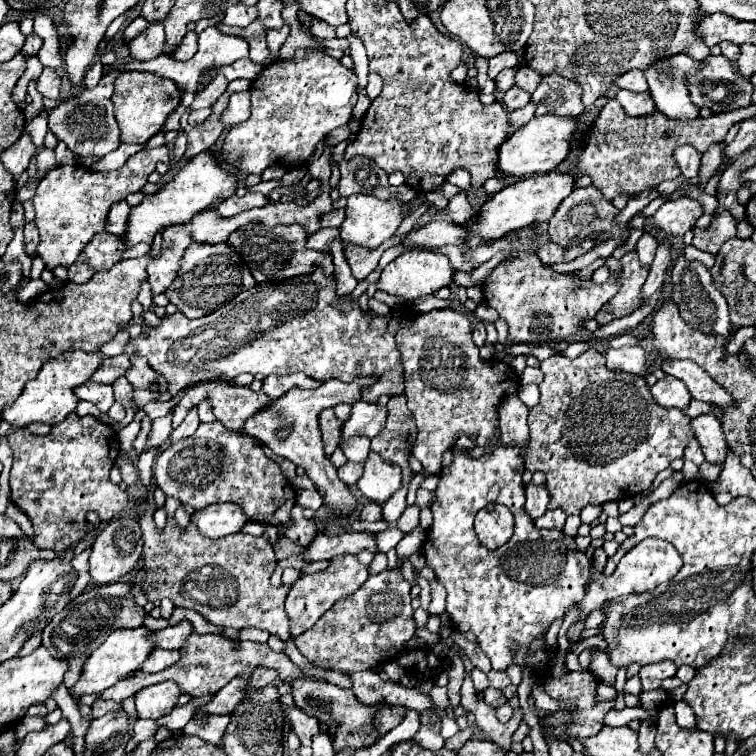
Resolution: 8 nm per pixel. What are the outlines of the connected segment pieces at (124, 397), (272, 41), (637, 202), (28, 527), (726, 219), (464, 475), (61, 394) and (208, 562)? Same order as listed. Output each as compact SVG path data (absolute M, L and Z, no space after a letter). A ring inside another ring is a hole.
M121 376L121 378L117 378L117 380L113 382L113 390L115 390L115 400L117 400L119 404L123 404L123 408L125 408L127 413L122 421L113 425L117 433L133 420L133 416L135 416L135 412L137 412L137 404L133 402L133 386L127 382L125 376Z
M285 24L283 28L279 28L279 30L267 30L267 46L269 46L269 58L263 62L263 66L267 66L267 64L271 64L271 62L279 60L279 50L281 50L283 42L287 40L287 36L289 36L289 26L287 26L287 24Z
M651 190L651 192L641 192L641 194L635 194L629 198L627 206L621 210L621 214L615 218L617 224L627 224L639 210L643 210L651 200L655 200L659 196L657 190Z
M11 503L7 507L5 514L18 524L26 536L28 536L30 539L34 537L31 520L29 520L29 518L19 508L17 508L17 506Z
M723 211L709 228L705 230L695 230L695 238L693 238L693 246L699 250L705 250L709 254L717 254L721 244L729 238L735 236L735 226L739 220L735 220L728 211Z
M499 444L491 452L483 454L481 458L469 456L465 448L453 448L451 466L443 468L439 474L441 480L435 490L437 500L431 506L433 524L429 528L423 550L425 550L427 566L433 568L433 572L437 574L437 580L447 590L447 614L451 618L453 628L459 632L475 634L477 644L489 656L493 670L505 672L511 664L519 664L519 666L533 668L533 672L537 676L547 676L547 666L555 664L559 650L547 646L545 634L555 620L565 618L569 608L577 608L577 622L571 624L571 628L567 630L567 642L569 642L569 652L571 652L571 646L581 640L581 632L585 630L585 620L593 610L601 610L603 604L609 600L625 598L629 594L641 594L641 592L657 588L663 582L669 582L671 576L675 576L675 572L679 572L683 562L673 544L669 544L665 540L657 540L657 538L647 538L621 558L619 566L615 568L615 572L611 576L605 576L603 572L593 576L593 560L577 550L575 538L571 538L559 530L535 528L533 520L527 516L524 508L525 487L521 484L523 472L525 472L525 466L523 466L523 456L521 456L519 446ZM489 503L503 504L515 516L513 538L497 550L487 550L477 540L475 530L473 530L473 518L475 518L477 510L485 508ZM535 640L541 640L543 644L531 656L527 656L527 650Z
M65 352L63 356L57 356L55 360L47 360L47 364L43 364L41 372L37 378L29 380L21 392L21 396L5 406L3 410L3 420L7 420L11 426L15 428L25 428L31 422L43 422L43 424L57 424L63 422L67 418L67 414L75 412L77 408L77 396L73 394L73 388L79 384L85 384L93 372L101 366L103 362L103 354L101 352Z
M159 450L143 452L137 460L139 480L147 490L145 508L139 512L139 524L143 530L143 556L137 564L137 570L145 570L143 592L147 600L163 600L169 598L177 608L189 608L205 616L211 624L223 628L259 628L267 630L271 636L281 638L283 642L291 640L289 634L289 618L285 614L285 598L289 592L287 584L273 588L269 578L277 566L275 552L271 544L261 536L235 534L219 540L211 540L203 536L193 524L181 528L173 518L165 522L163 530L155 528L153 512L157 510L153 498L153 462Z

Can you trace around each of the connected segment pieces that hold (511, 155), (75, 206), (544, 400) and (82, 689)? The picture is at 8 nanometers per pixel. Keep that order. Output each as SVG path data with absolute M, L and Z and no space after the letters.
M539 116L529 124L519 128L501 148L499 148L499 168L511 176L531 176L553 172L567 156L573 146L573 136L577 130L577 118L563 116Z
M161 146L159 158L157 148L155 150L143 150L129 158L129 162L111 172L89 172L81 166L57 166L53 168L37 188L37 194L33 198L35 206L35 224L41 234L41 244L37 246L37 256L41 256L49 270L55 266L71 266L85 244L105 228L107 212L113 202L123 200L125 196L139 192L143 184L147 182L149 174L155 172L155 164L165 162L171 164L171 148Z
M587 350L583 352L581 356L577 358L557 358L557 356L551 356L547 360L541 362L541 370L545 372L545 380L539 384L539 392L541 392L541 398L539 398L539 404L533 406L529 410L529 440L527 440L527 452L525 452L525 466L529 472L545 472L547 476L547 490L551 494L551 500L549 500L549 510L555 510L555 508L563 508L565 514L579 514L581 508L585 508L587 504L605 504L605 502L611 502L611 500L625 500L625 498L633 498L633 496L639 496L643 490L647 490L651 486L651 482L655 480L655 476L669 468L669 464L675 460L675 458L683 458L683 450L685 446L689 444L691 440L691 420L689 416L683 412L683 410L677 410L677 408L663 408L659 406L651 392L649 392L649 386L647 382L643 380L643 376L635 376L635 374L627 374L627 372L615 372L615 370L609 370L605 366L605 356L599 354L597 350Z
M145 626L133 628L133 630L115 630L107 636L107 640L87 658L81 678L79 682L73 686L73 694L75 696L83 696L83 694L101 694L107 688L111 688L115 682L131 676L133 672L141 670L143 662L147 660L147 656L151 654L151 650L157 648L157 644L149 638L151 630L147 630Z

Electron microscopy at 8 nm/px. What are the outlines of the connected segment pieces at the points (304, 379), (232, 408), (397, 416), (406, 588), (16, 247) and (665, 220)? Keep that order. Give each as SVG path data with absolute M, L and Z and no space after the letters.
M289 374L289 376L267 376L263 380L263 392L271 398L279 398L279 396L285 396L291 388L301 388L301 390L313 390L313 388L319 388L321 382L309 378L309 376L303 376L303 374Z
M221 380L199 382L199 384L191 386L191 388L183 394L183 398L179 400L177 408L173 410L173 428L177 428L177 426L183 422L183 418L187 416L187 412L189 412L191 408L199 406L203 400L209 400L215 418L217 418L221 424L225 424L225 428L229 428L231 432L239 432L239 434L245 434L243 424L245 424L245 420L247 420L249 416L255 416L257 412L261 412L261 408L267 408L267 406L273 402L273 400L267 398L263 392L257 394L257 392L253 392L253 390L247 388L247 386L235 386L235 384L229 384L229 382L221 382Z
M391 396L387 410L387 426L379 432L379 436L371 440L371 450L375 450L383 460L401 466L403 486L407 486L411 480L411 468L407 458L411 456L411 450L415 446L417 426L411 416L411 410L407 408L405 396Z
M421 528L405 534L405 538L395 546L395 568L387 568L381 574L369 576L355 594L339 600L313 628L294 638L298 650L313 666L351 674L395 660L395 656L407 648L405 644L413 638L417 626L411 608L411 584L401 574L401 562L407 560L413 552L419 552L423 542L425 532Z
M23 226L16 229L15 238L7 246L5 262L9 262L9 260L19 260L22 264L23 276L30 279L31 258L25 254Z
M677 198L665 202L653 216L651 222L661 228L667 236L685 234L701 218L703 206L693 198Z

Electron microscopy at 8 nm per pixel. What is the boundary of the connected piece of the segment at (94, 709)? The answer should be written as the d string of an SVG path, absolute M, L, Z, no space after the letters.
M95 700L95 704L91 706L91 718L103 716L107 710L115 710L115 708L121 708L121 706L117 706L115 702L107 702L107 700Z

